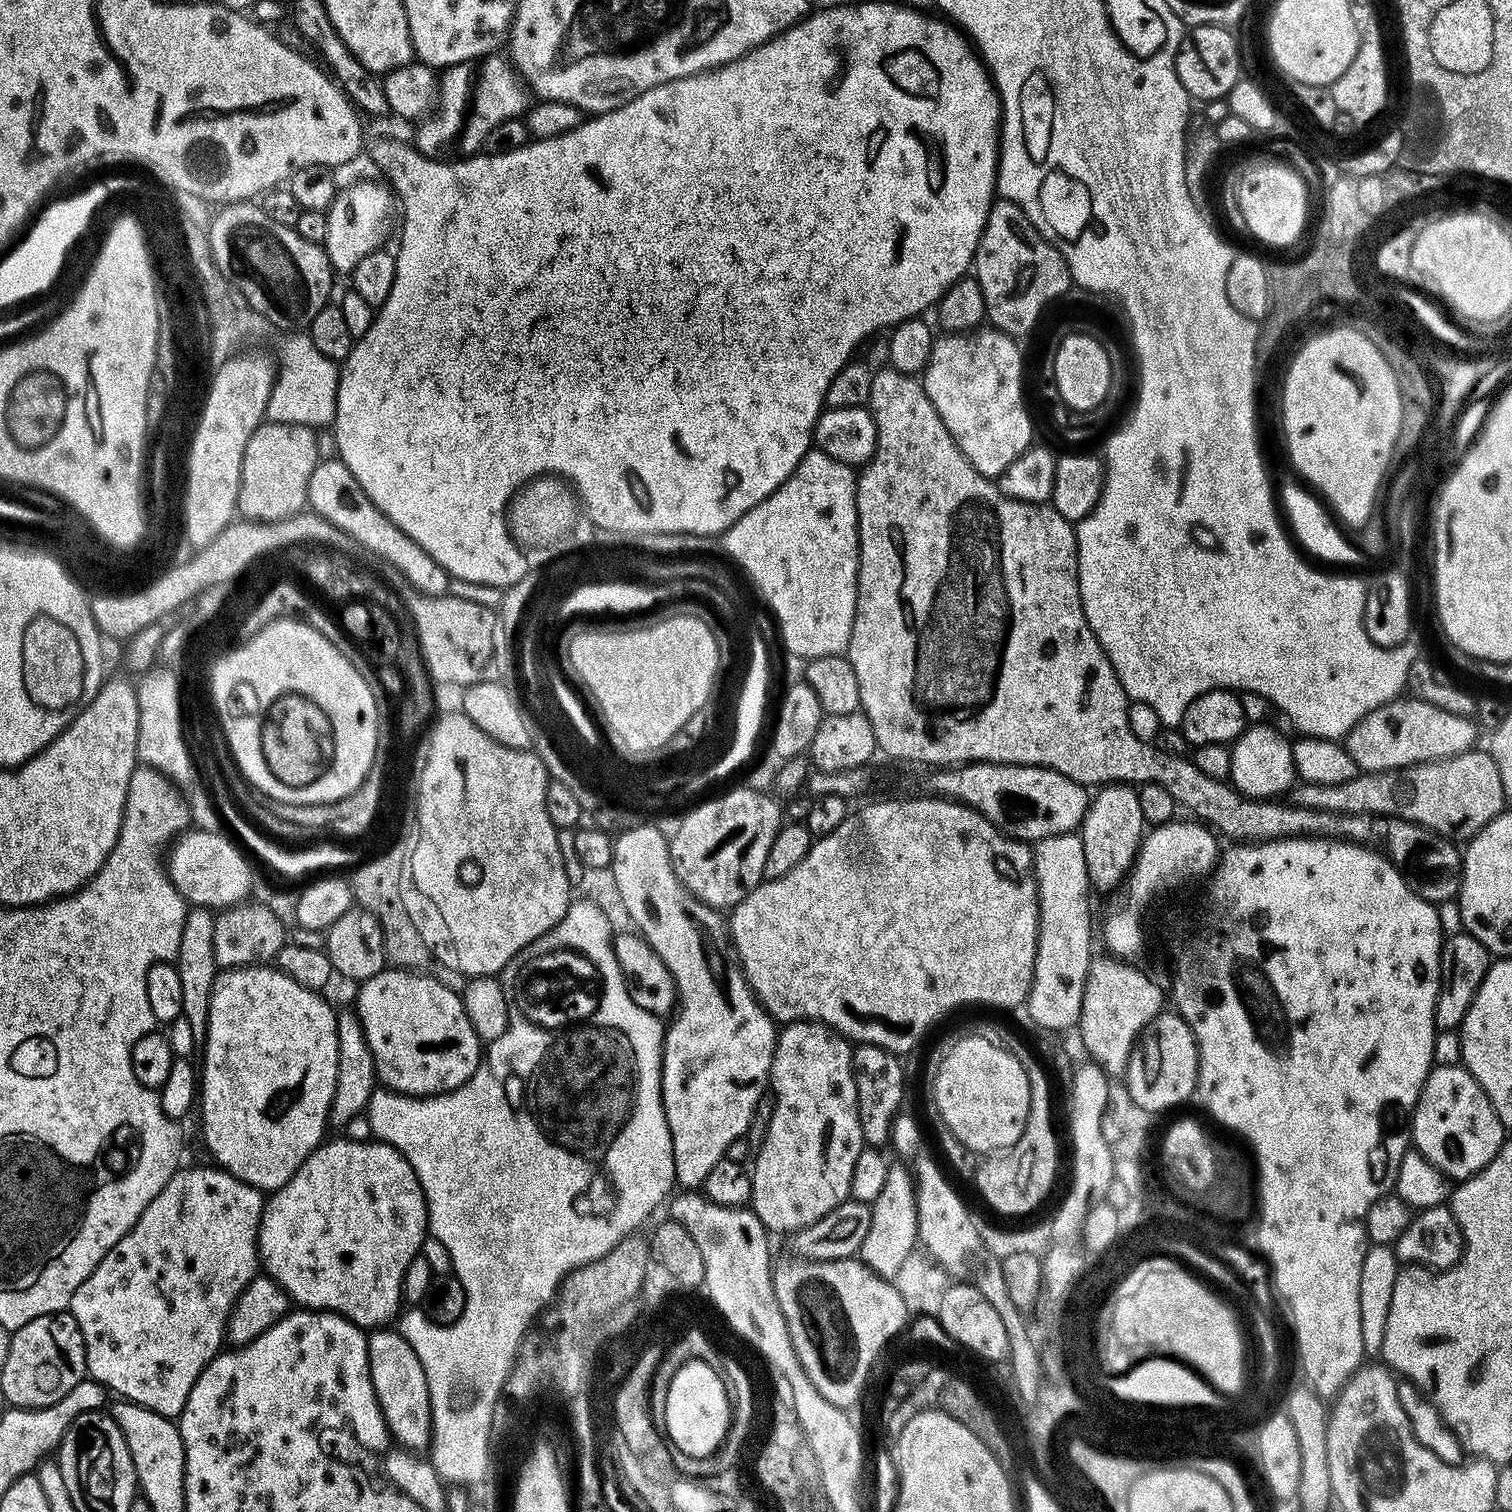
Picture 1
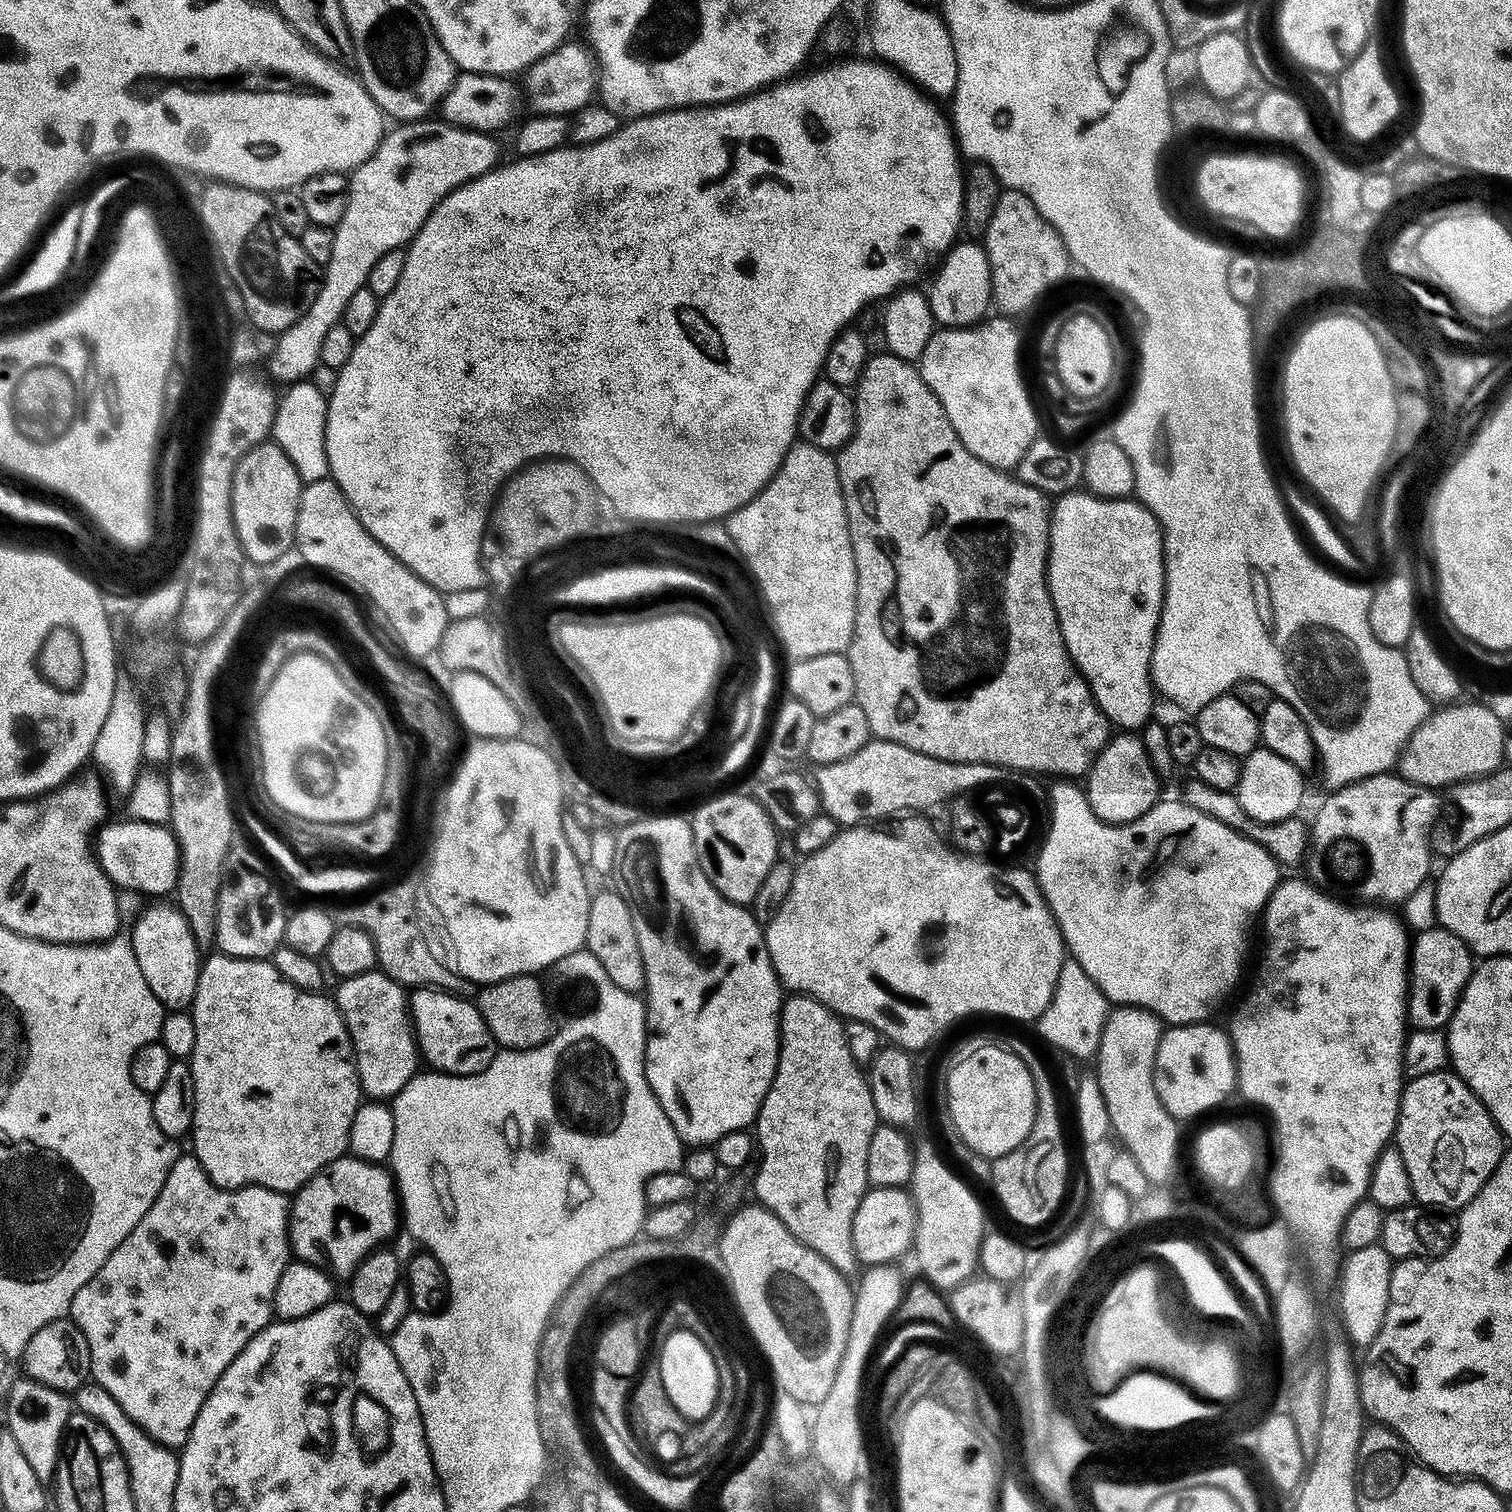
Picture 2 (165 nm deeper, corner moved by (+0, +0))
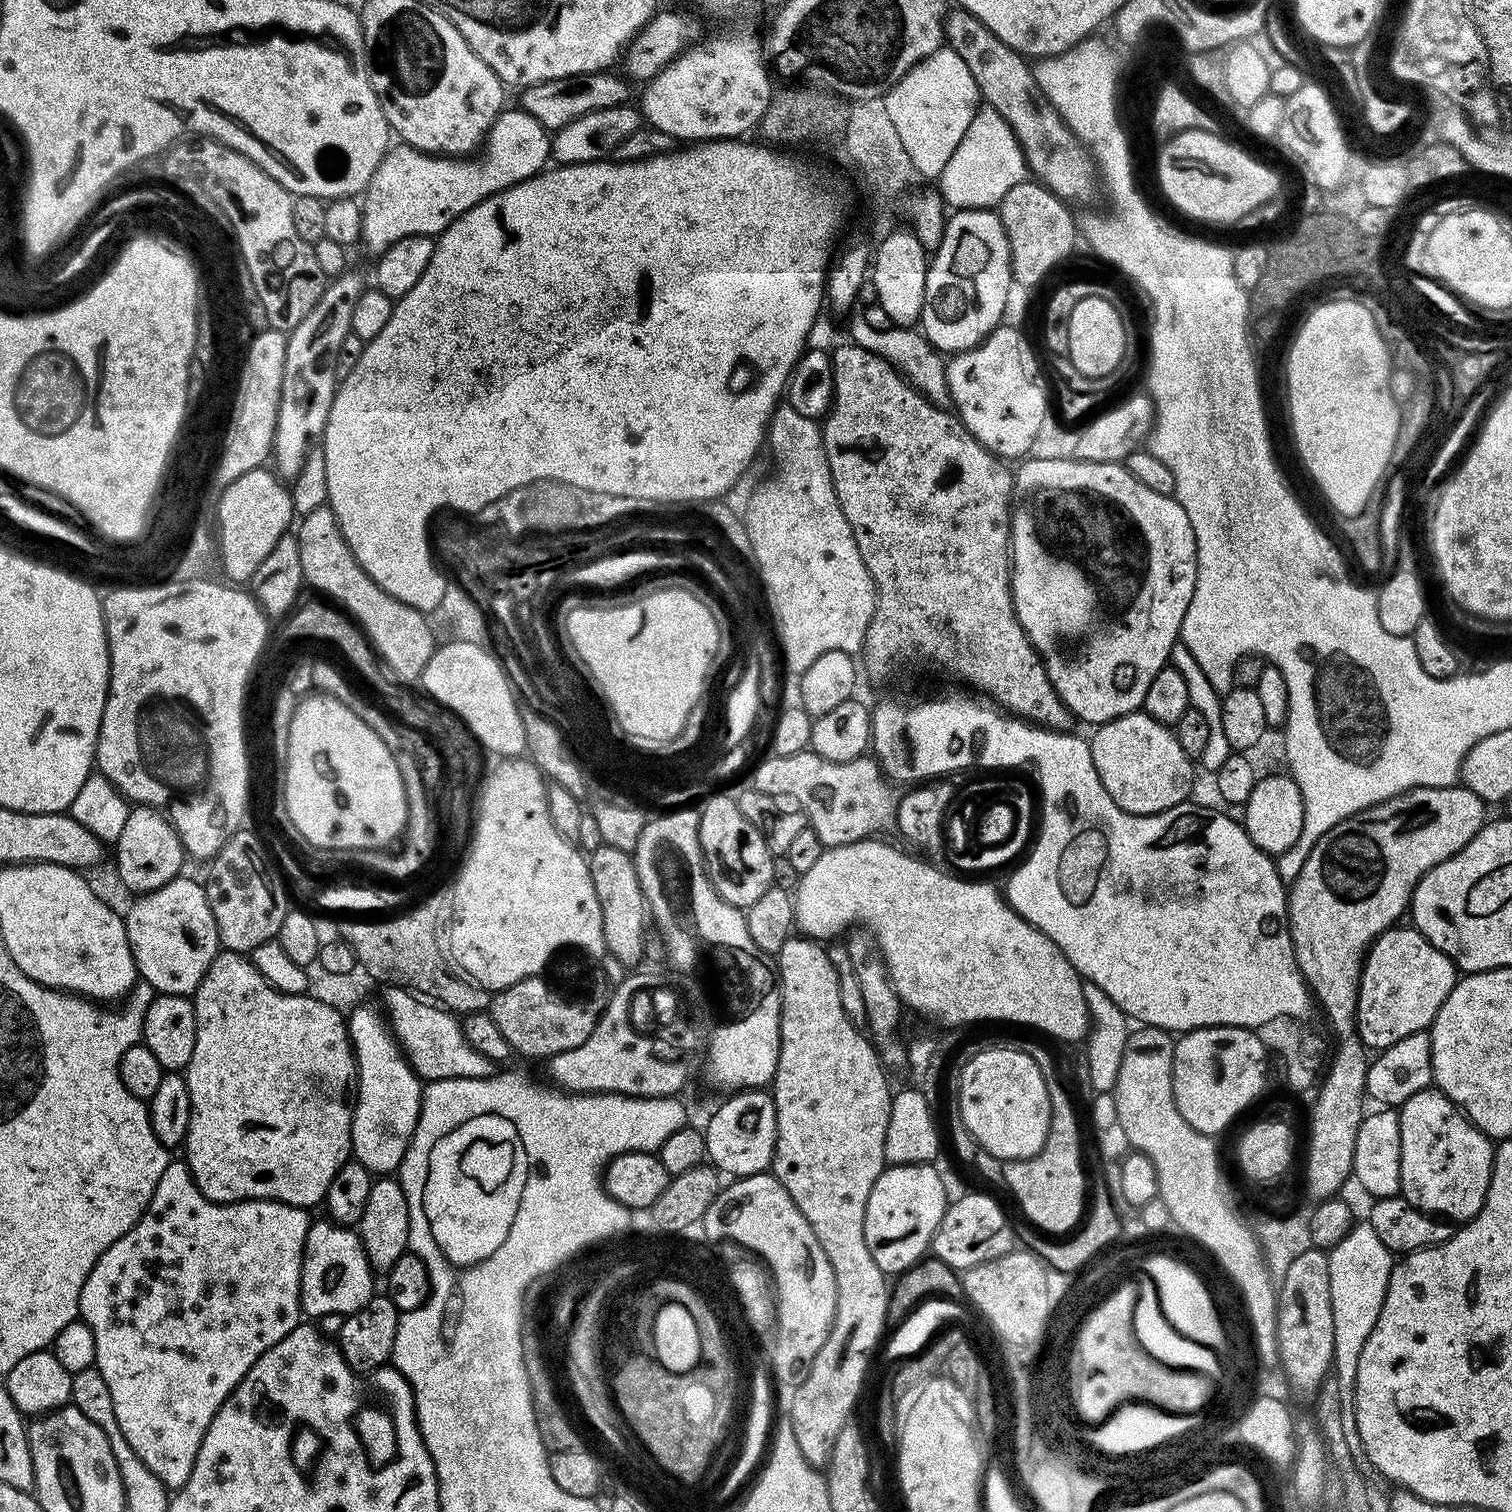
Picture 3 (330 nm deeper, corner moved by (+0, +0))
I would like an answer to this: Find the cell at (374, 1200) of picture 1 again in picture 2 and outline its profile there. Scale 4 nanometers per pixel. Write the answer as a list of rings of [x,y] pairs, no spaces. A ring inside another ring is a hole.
[[[345,1154],[314,1174],[291,1197],[288,1240],[295,1259],[323,1268],[333,1277],[348,1278],[362,1258],[389,1243],[396,1224],[398,1228],[398,1193],[391,1171]]]

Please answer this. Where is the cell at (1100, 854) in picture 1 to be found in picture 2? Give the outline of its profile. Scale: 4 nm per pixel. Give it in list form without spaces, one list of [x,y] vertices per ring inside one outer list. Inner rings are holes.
[[[1113,735],[1107,746],[1097,754],[1086,777],[1086,791],[1097,818],[1106,824],[1129,824],[1131,820],[1146,814],[1146,810],[1150,810],[1161,799],[1162,778],[1154,770],[1144,741],[1139,735],[1116,735]]]

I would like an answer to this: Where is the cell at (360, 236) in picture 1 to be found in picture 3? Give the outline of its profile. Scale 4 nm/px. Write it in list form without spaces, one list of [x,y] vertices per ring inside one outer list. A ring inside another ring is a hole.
[[[520,106],[510,108],[501,111],[490,126],[480,160],[423,152],[406,143],[389,147],[362,196],[362,244],[379,254],[402,238],[435,238],[487,196],[545,171],[551,157],[550,132],[534,114]]]

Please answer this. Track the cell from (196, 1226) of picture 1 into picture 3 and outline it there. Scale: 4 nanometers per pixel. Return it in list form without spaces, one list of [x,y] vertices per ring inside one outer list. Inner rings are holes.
[[[173,1159],[166,1170],[162,1170],[162,1178],[158,1178],[158,1186],[143,1218],[129,1232],[122,1234],[122,1238],[118,1238],[118,1242],[114,1242],[114,1246],[110,1246],[110,1250],[98,1258],[94,1270],[90,1270],[82,1286],[79,1319],[88,1324],[94,1334],[94,1367],[100,1371],[102,1378],[106,1378],[114,1406],[114,1418],[118,1422],[118,1430],[122,1430],[122,1438],[130,1442],[130,1450],[134,1450],[134,1454],[138,1454],[138,1458],[142,1458],[148,1469],[170,1490],[179,1490],[187,1483],[210,1422],[214,1422],[230,1393],[240,1385],[242,1378],[246,1378],[250,1366],[254,1366],[254,1362],[258,1362],[258,1358],[262,1358],[270,1346],[278,1346],[278,1342],[282,1342],[282,1338],[286,1338],[286,1334],[290,1334],[290,1330],[301,1323],[300,1279],[309,1223],[310,1216],[305,1209],[277,1200],[240,1200],[236,1204],[214,1204],[198,1190],[187,1163],[183,1159]]]

